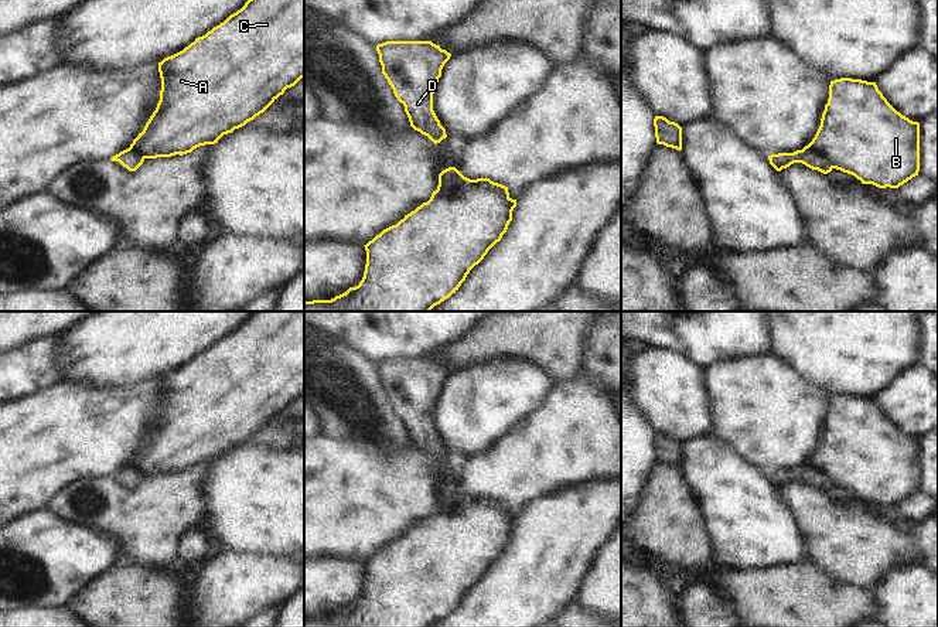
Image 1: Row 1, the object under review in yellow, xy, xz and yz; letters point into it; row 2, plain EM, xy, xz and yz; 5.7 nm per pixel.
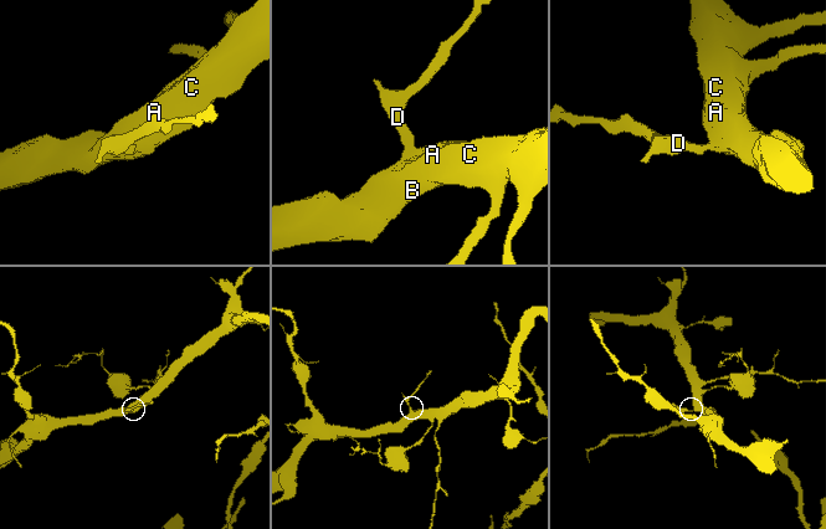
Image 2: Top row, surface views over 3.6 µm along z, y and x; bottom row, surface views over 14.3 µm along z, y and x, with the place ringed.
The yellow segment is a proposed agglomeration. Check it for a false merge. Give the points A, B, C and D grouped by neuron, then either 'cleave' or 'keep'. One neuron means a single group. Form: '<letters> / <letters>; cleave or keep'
A B C / D; cleave

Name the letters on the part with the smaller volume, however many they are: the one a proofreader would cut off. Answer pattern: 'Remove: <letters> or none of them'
Remove: D

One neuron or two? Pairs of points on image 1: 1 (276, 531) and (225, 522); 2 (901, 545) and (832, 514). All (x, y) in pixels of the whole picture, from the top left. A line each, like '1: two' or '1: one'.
1: one
2: one

